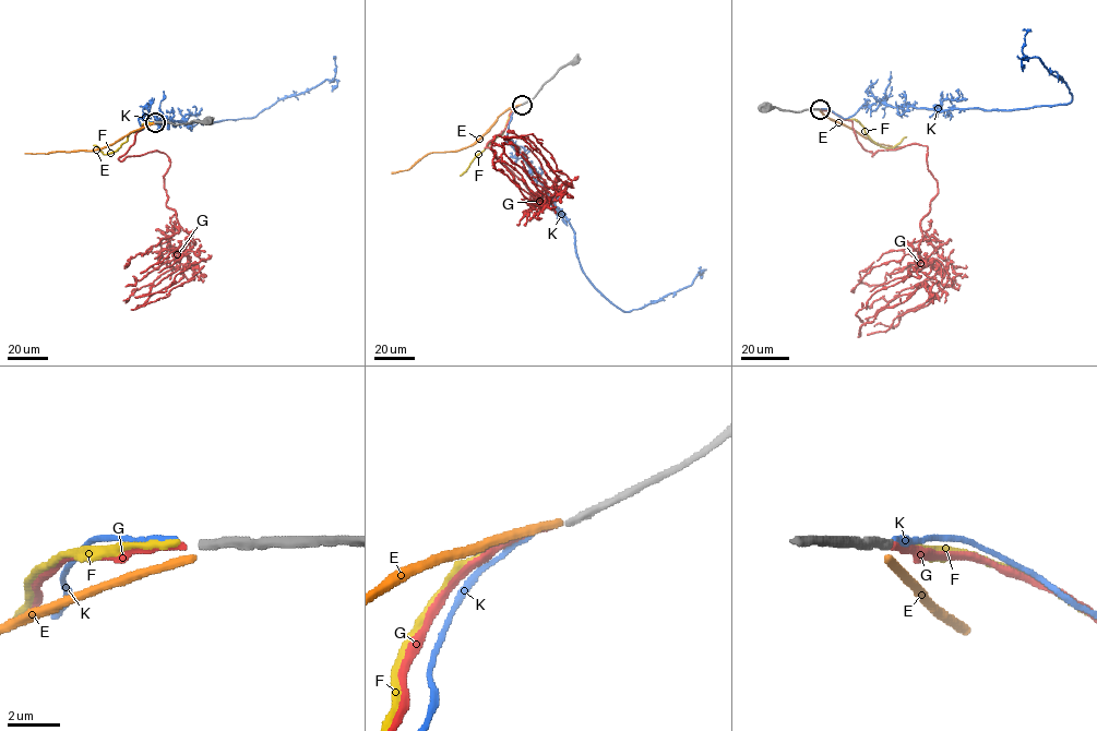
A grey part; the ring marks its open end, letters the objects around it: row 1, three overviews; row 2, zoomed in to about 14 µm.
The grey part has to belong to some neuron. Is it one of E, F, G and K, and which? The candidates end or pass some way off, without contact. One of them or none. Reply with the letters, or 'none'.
G

